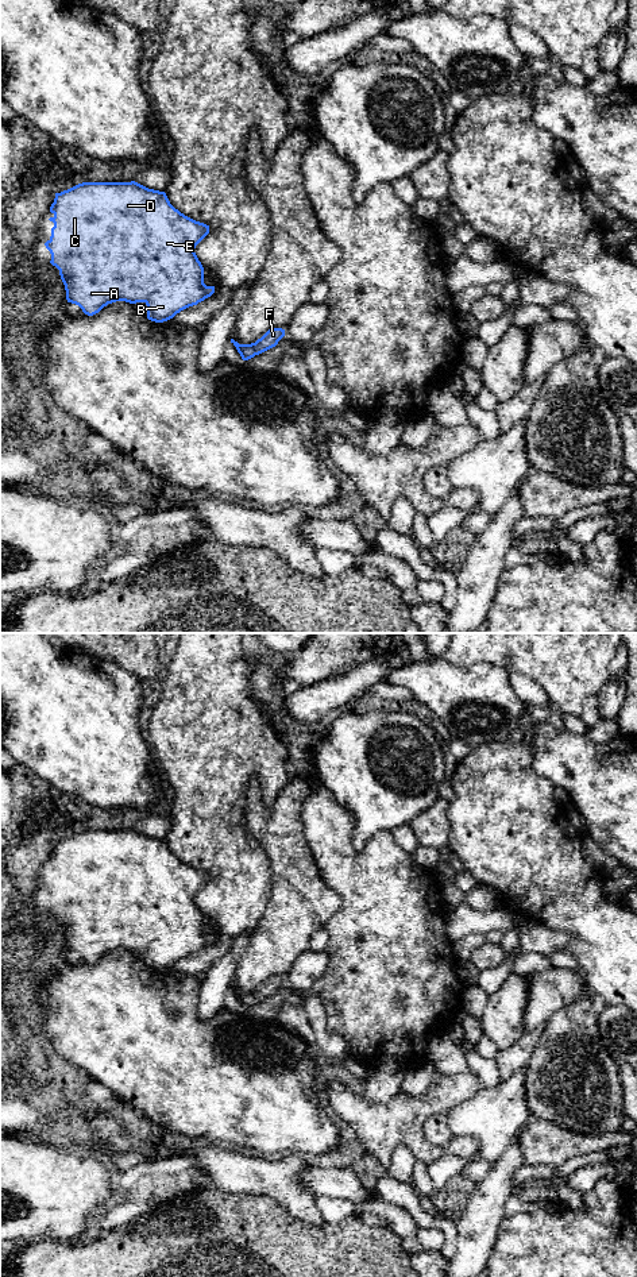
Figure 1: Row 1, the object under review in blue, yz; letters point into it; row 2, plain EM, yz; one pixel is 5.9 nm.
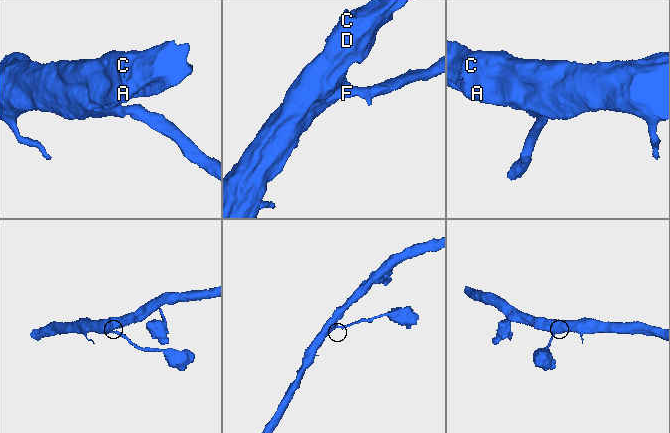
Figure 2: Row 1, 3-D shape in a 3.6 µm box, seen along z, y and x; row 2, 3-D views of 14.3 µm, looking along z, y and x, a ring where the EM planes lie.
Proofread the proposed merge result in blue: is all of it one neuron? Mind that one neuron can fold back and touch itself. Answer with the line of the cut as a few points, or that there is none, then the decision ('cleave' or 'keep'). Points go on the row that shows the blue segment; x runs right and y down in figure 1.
no cut | keep

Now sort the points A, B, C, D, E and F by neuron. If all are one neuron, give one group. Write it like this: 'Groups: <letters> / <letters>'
Groups: A B C D E F

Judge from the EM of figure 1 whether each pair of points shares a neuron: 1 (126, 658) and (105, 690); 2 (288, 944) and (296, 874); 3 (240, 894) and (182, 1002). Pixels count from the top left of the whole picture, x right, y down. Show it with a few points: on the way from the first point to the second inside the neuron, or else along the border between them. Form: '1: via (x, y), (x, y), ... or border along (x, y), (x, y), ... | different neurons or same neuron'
1: border along (91, 655), (109, 659), (139, 679) | different neurons
2: via (288, 926), (296, 910), (296, 891) | same neuron
3: border along (163, 972), (195, 976), (200, 980) | different neurons

